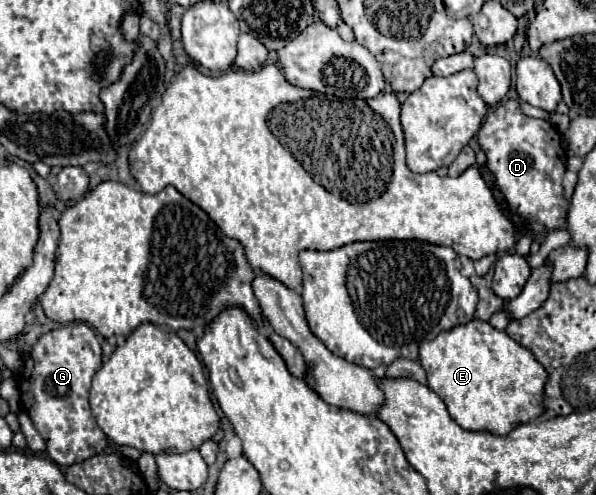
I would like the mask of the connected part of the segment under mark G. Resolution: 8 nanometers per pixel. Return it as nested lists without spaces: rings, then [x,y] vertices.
[[[85,323],[63,325],[41,335],[25,359],[23,379],[19,385],[21,401],[35,429],[45,439],[49,457],[61,467],[83,463],[89,457],[103,453],[109,445],[89,409],[91,379],[99,367],[101,345],[93,329]]]

